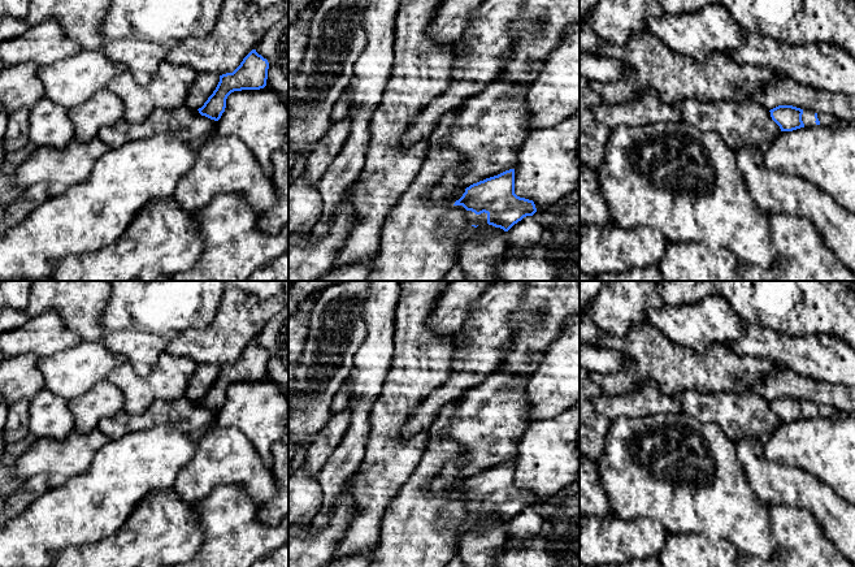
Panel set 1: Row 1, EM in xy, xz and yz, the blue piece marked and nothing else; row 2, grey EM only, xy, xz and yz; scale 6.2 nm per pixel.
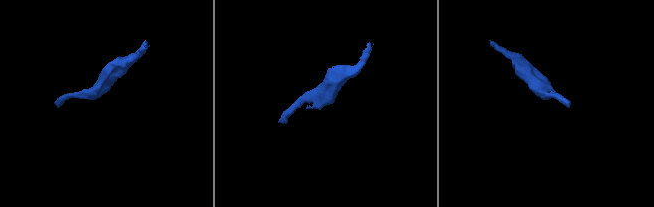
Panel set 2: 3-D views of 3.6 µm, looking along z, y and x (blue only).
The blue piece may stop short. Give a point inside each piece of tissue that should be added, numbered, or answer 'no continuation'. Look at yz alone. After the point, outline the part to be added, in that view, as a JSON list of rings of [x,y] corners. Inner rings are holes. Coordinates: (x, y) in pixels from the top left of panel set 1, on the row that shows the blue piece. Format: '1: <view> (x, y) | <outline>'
1: yz (808, 118) | [[[803,109],[802,121],[804,124],[804,127],[813,127],[813,126],[816,126],[815,112],[810,111],[810,109]]]
2: yz (825, 118) | [[[817,113],[820,126],[830,126],[838,122],[838,118],[829,113]]]

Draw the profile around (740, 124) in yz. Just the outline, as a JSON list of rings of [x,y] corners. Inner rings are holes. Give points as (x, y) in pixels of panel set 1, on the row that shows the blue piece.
[[[674,101],[685,122],[700,131],[717,133],[733,151],[773,140],[781,131],[771,112],[754,101]]]

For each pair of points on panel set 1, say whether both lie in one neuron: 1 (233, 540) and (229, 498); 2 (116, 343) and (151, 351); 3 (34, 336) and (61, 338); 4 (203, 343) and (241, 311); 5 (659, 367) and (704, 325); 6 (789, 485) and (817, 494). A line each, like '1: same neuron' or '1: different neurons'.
1: same neuron
2: same neuron
3: same neuron
4: same neuron
5: different neurons
6: same neuron

